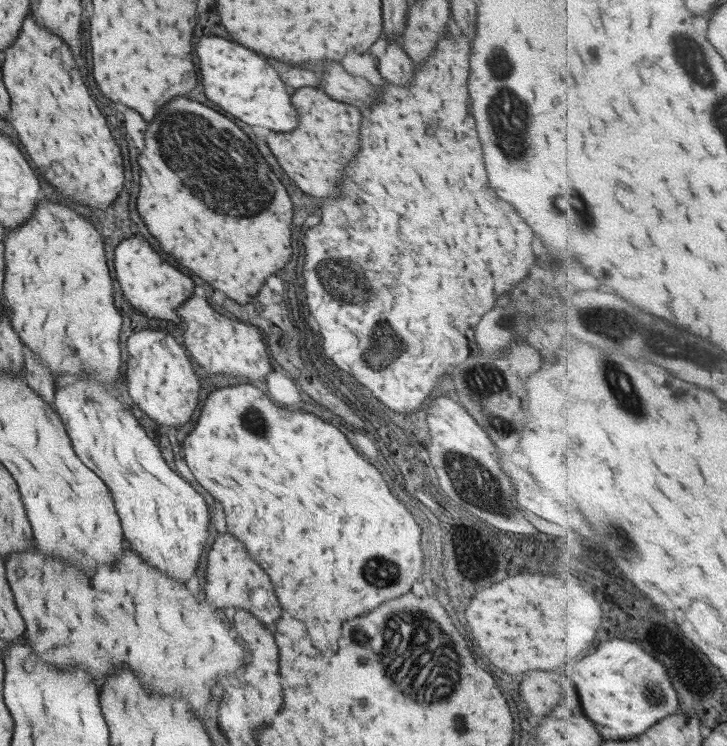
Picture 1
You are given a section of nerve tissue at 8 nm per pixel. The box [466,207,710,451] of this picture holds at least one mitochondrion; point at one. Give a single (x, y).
(621, 387)

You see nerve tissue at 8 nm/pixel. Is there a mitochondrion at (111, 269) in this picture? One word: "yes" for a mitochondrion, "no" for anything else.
no

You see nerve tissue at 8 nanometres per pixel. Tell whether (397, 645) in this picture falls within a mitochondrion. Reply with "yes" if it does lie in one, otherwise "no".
yes

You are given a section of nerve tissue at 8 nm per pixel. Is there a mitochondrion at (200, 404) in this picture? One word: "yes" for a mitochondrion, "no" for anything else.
no

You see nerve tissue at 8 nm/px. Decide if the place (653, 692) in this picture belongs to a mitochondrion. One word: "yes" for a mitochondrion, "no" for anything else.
yes

